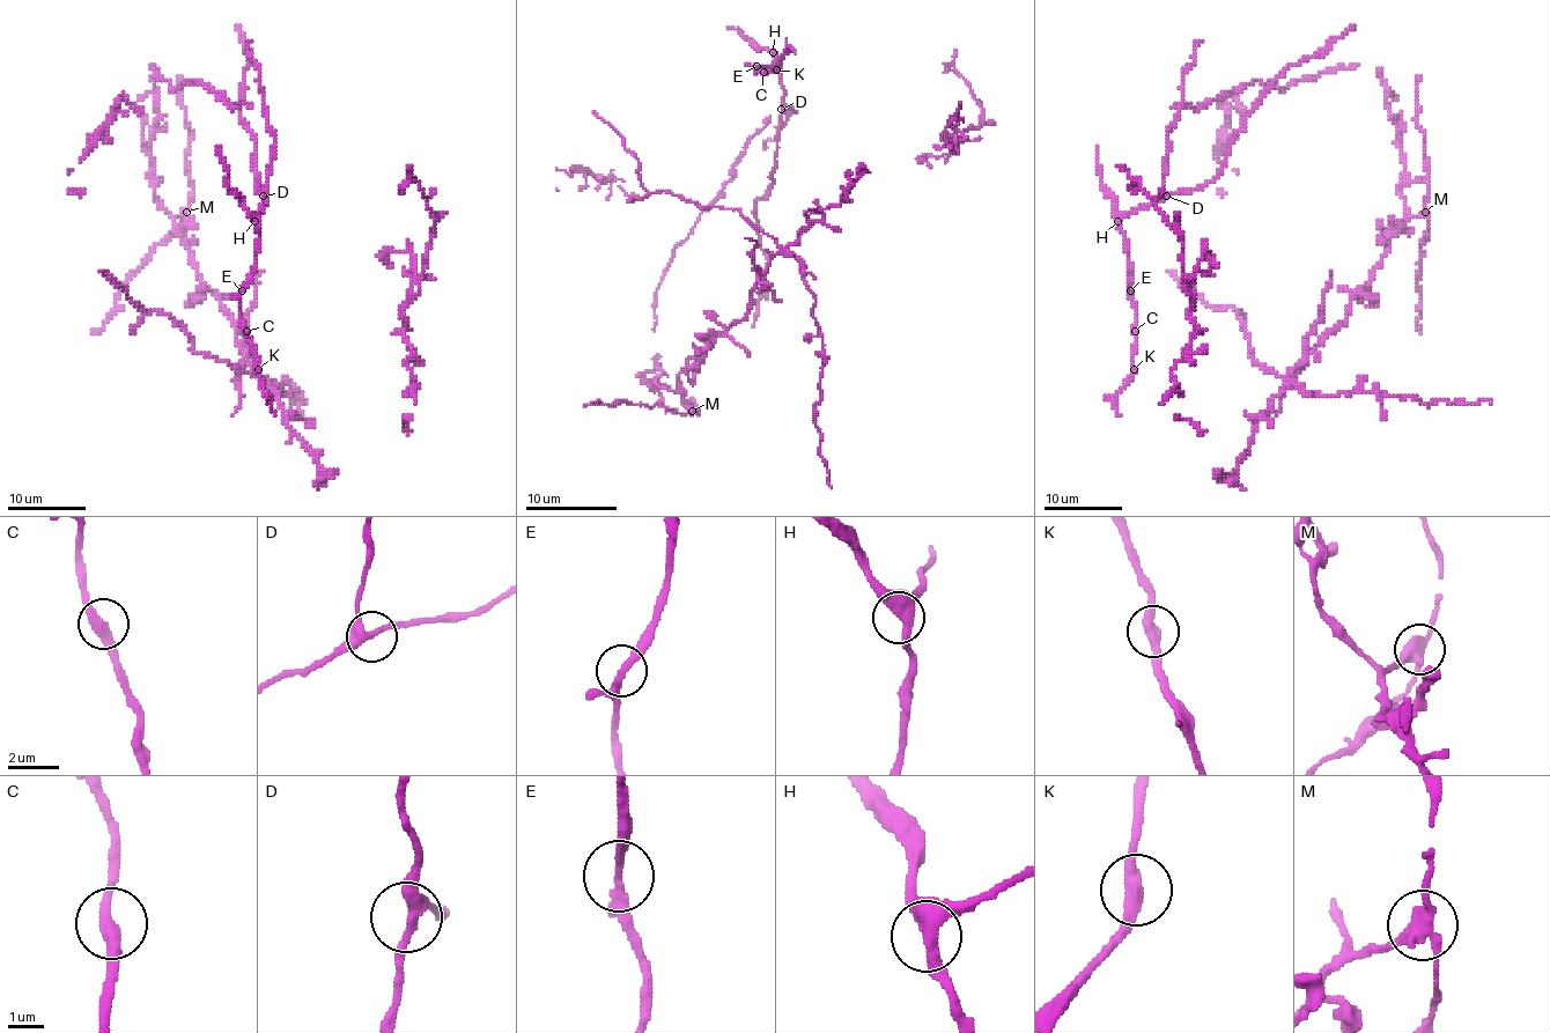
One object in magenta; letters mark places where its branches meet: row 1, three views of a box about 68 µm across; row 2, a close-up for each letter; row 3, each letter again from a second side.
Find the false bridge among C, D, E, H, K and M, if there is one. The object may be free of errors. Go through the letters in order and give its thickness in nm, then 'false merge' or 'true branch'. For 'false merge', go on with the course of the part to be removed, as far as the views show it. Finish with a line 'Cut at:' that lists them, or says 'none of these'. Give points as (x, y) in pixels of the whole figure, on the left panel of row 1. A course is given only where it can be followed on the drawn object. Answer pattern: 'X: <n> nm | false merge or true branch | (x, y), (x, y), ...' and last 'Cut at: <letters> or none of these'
C: 380 nm | true branch
D: 320 nm | true branch
E: 220 nm | true branch
H: 400 nm | true branch
K: 360 nm | true branch
M: 340 nm | false merge
Cut at: M

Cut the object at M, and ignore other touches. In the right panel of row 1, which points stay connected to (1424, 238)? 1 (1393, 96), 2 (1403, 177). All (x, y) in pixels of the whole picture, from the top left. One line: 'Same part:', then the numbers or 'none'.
Same part: none

